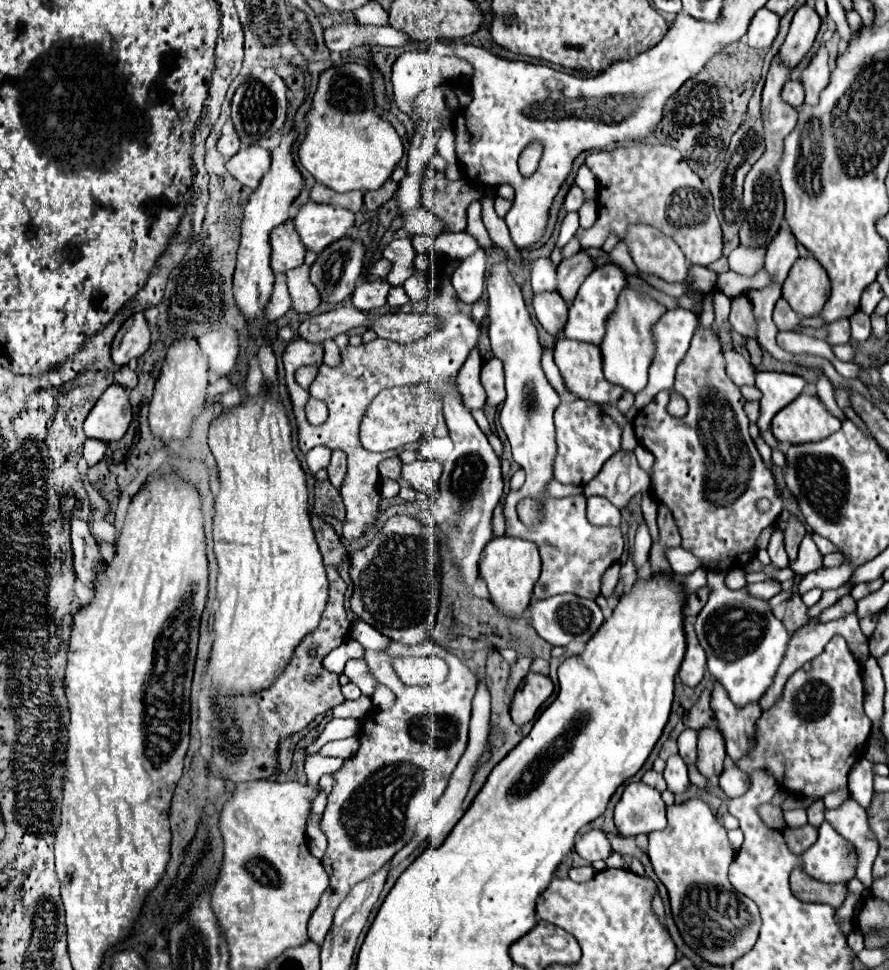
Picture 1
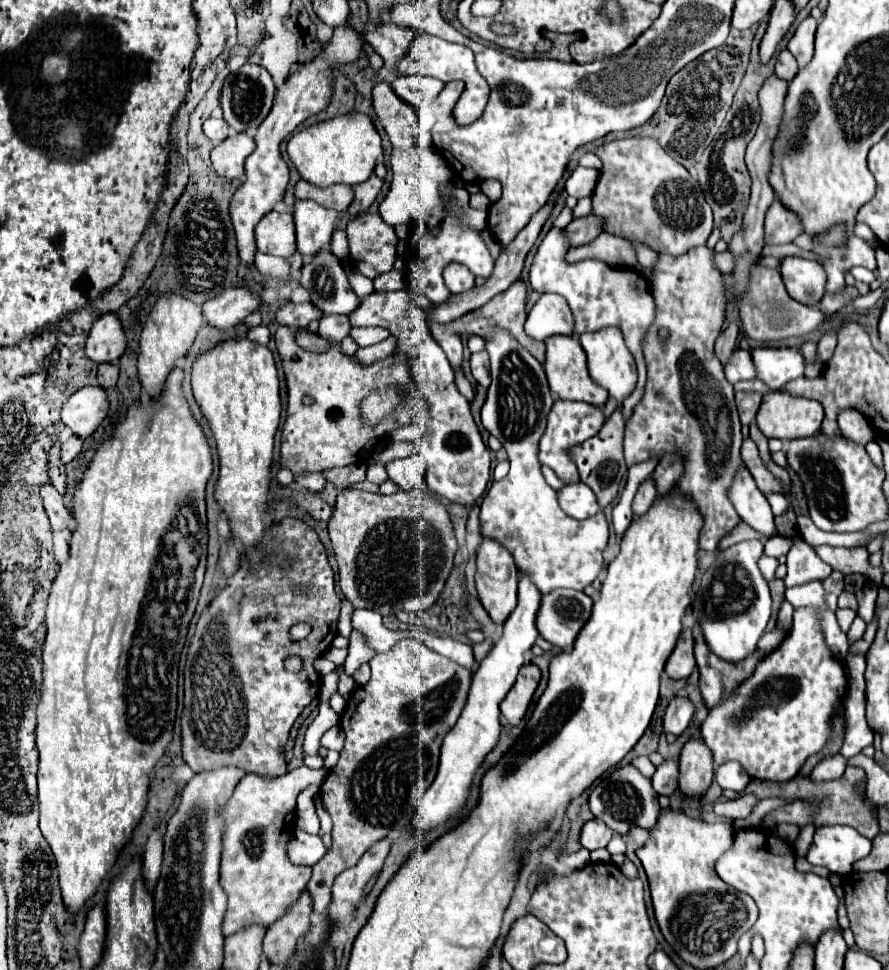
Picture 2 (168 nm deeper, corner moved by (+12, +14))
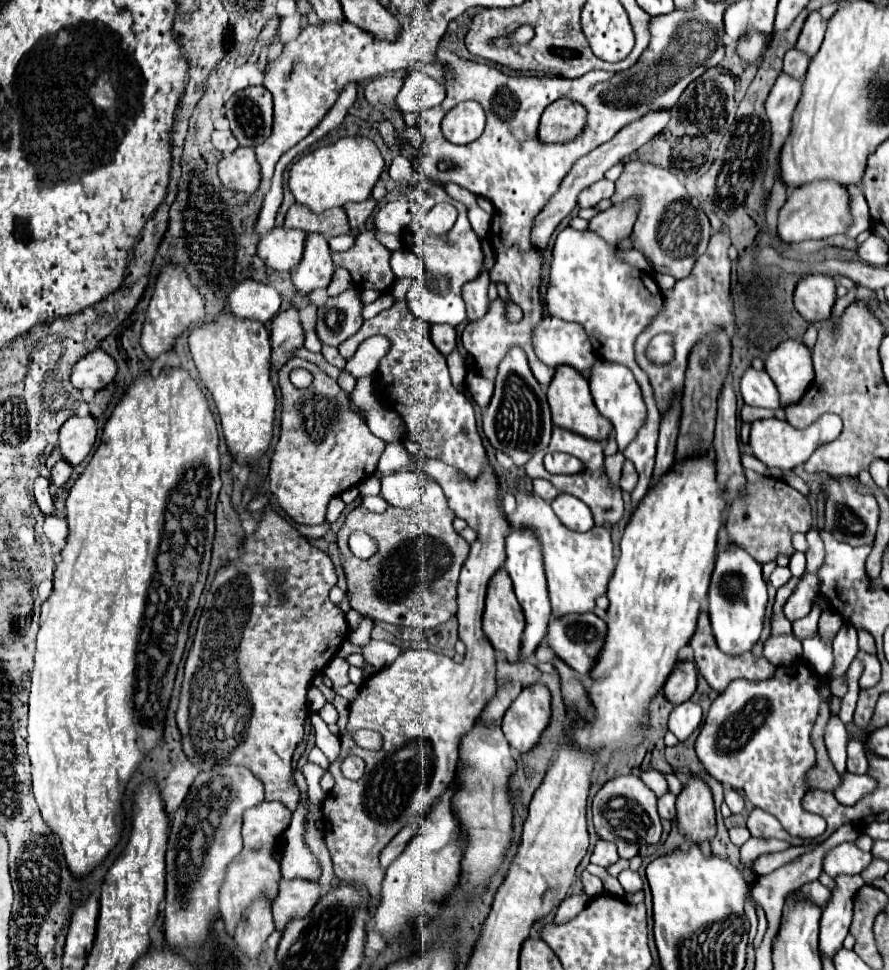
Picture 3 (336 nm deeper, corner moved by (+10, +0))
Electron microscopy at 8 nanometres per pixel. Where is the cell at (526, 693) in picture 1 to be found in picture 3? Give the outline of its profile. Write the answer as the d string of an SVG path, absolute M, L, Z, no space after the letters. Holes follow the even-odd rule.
M546 685L522 689L502 719L502 731L508 743L520 751L530 751L550 721L550 691Z

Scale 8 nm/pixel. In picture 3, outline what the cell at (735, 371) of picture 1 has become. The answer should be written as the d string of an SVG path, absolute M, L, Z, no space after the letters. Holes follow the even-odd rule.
M748 367L740 379L740 393L746 405L766 409L780 407L776 385L772 383L766 371L756 371L754 367Z

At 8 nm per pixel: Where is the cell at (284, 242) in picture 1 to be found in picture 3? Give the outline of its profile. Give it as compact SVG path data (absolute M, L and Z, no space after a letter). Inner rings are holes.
M274 227L258 241L258 257L274 271L292 271L304 253L306 233L300 229Z

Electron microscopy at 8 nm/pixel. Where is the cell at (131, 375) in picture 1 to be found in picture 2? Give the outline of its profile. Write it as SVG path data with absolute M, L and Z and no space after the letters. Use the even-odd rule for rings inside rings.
M114 363L98 365L98 385L102 389L114 387L116 381L118 381L118 365L114 365Z

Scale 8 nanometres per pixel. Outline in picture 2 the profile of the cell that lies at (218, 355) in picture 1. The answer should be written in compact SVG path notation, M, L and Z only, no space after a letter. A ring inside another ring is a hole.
M232 287L204 303L204 319L218 329L232 329L260 307L260 297L246 287Z

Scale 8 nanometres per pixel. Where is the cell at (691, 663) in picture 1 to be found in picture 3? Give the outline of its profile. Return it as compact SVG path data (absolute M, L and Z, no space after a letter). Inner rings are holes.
M680 661L674 671L670 673L666 685L664 685L664 695L670 703L680 705L692 697L696 691L696 667L692 661Z

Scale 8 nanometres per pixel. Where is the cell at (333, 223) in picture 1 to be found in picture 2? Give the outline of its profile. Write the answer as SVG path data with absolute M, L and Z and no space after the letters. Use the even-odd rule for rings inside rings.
M296 201L294 221L298 251L302 257L314 257L330 243L334 221L338 217L340 215L334 209L326 209L312 201Z

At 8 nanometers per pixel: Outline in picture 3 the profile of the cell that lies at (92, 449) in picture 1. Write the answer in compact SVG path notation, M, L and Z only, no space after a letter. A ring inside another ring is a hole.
M60 459L60 461L52 467L52 485L62 487L62 485L70 479L72 471L74 471L74 465L66 463L66 459Z

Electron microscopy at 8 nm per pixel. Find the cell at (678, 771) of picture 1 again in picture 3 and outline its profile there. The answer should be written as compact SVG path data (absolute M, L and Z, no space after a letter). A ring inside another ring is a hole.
M666 793L662 797L658 797L658 813L664 819L674 819L676 815L676 795L674 793Z

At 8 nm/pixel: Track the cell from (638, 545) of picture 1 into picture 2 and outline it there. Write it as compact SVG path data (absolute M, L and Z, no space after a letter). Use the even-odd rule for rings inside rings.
M650 475L640 483L640 489L634 497L634 505L632 505L634 515L644 515L648 511L648 507L654 503L654 499L656 499L656 481Z

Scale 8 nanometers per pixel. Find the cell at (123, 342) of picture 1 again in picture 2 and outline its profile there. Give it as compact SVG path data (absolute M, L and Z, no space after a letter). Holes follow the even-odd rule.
M104 315L100 317L88 335L86 341L86 357L94 363L114 363L120 359L120 355L126 349L126 335L122 331L120 321L116 321L116 315Z

